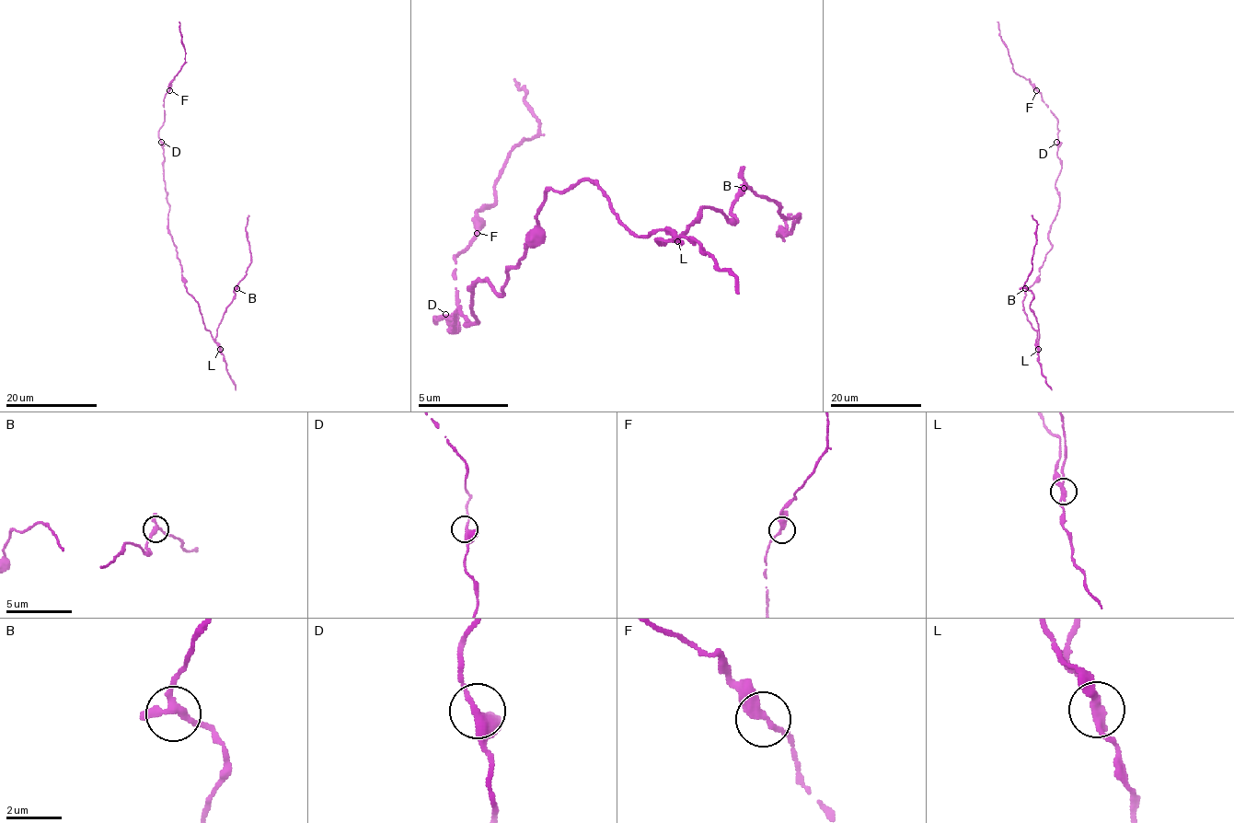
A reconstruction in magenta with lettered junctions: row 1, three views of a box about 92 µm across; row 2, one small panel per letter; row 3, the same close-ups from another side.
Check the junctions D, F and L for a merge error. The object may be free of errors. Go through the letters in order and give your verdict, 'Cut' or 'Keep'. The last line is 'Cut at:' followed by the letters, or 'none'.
D: Keep
F: Keep
L: Cut
Cut at: L

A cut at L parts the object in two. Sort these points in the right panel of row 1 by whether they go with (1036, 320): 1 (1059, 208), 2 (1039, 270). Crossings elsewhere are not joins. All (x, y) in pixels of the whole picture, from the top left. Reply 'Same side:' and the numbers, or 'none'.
Same side: none

